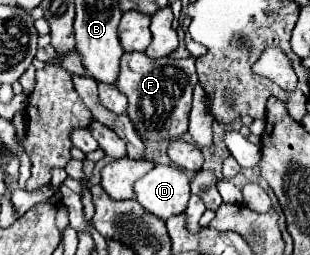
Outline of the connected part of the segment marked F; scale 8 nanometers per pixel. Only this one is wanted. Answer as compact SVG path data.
M188 26L184 29L185 43L191 54L187 60L173 60L173 58L149 58L143 52L135 52L135 54L123 54L121 56L121 72L119 72L119 80L117 80L117 90L123 92L129 100L129 108L127 108L127 116L133 122L137 134L145 140L155 140L155 142L163 142L163 140L173 140L167 136L169 124L167 124L167 100L181 100L183 110L189 112L191 108L191 94L193 94L193 86L197 84L197 72L195 72L195 63L199 56L207 53L207 48L195 42L188 31Z

